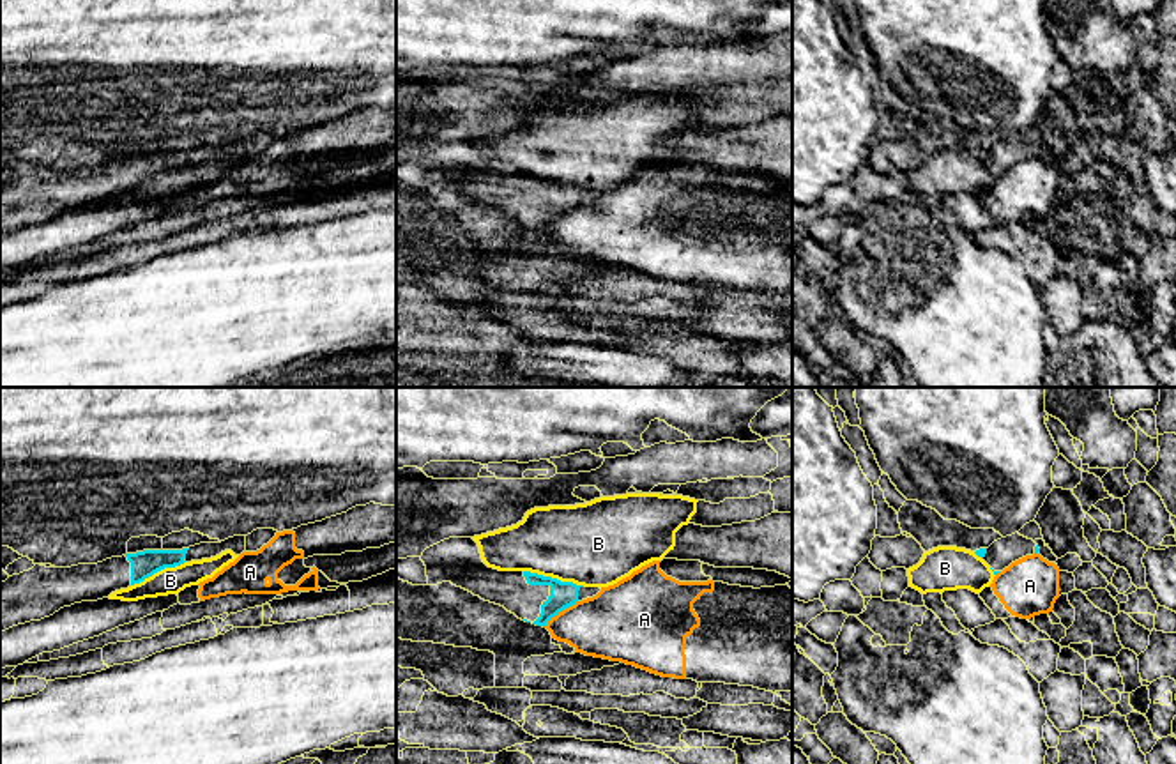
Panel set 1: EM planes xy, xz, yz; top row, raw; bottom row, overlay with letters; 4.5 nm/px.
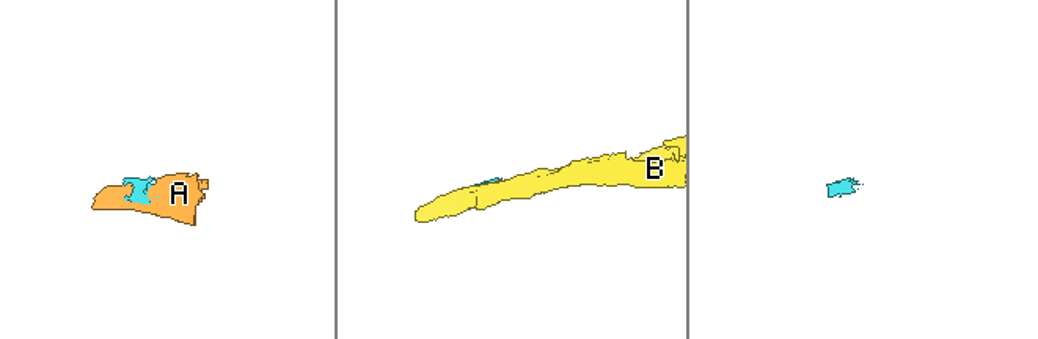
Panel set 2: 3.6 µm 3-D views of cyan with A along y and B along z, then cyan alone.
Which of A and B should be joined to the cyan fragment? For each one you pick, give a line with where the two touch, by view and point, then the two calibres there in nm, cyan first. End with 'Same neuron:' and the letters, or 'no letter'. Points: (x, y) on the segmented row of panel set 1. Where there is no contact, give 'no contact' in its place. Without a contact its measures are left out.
Same neuron: no letter

